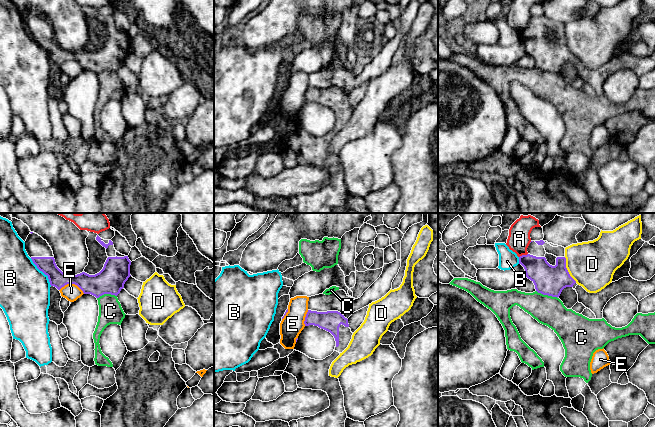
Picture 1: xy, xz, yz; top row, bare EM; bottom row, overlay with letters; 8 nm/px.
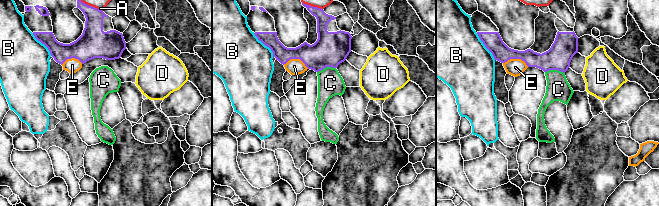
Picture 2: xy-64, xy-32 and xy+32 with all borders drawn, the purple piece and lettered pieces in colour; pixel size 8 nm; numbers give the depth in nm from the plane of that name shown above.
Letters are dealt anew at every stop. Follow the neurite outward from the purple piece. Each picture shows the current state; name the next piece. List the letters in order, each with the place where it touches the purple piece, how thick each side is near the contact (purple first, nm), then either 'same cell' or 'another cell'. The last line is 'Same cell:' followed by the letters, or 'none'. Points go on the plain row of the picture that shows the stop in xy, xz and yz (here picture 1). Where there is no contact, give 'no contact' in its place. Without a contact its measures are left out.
A: meets purple in yz at (523, 31); 220 nm thick on the purple side, 180 nm on the other; another cell
B: meets purple in xy at (42, 47); 140 nm thick on the purple side, 400 nm on the other; another cell
C: meets purple in yz at (547, 70); 240 nm thick on the purple side, 240 nm on the other; another cell
D: meets purple in yz at (567, 46); 240 nm thick on the purple side, 380 nm on the other; another cell
E: meets purple in xy at (72, 59); 180 nm thick on the purple side, 140 nm on the other; another cell
Same cell: none

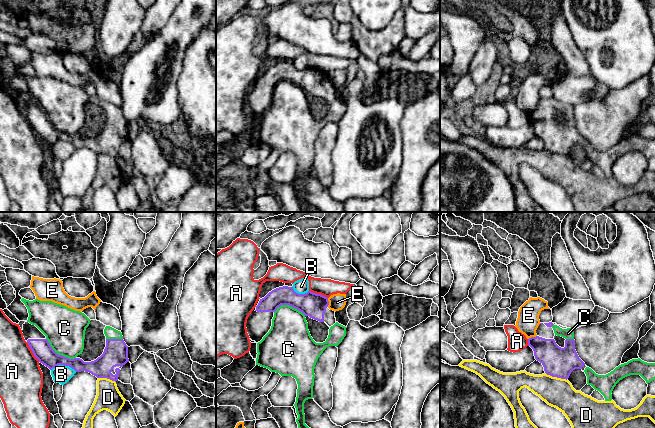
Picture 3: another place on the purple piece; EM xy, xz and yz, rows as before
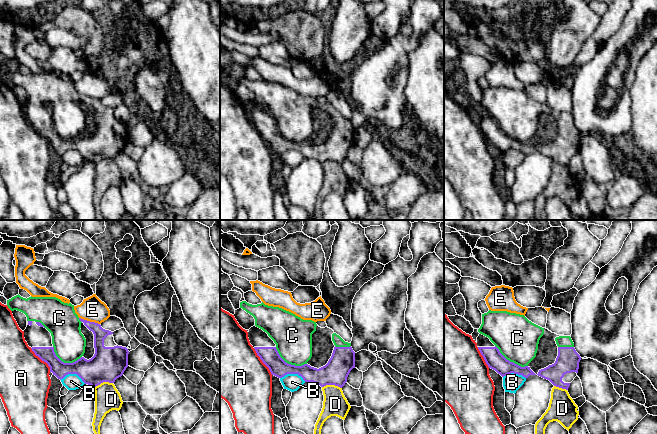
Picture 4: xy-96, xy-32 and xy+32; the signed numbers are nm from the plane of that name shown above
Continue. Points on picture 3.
A: meets purple in xy at (32, 127); 150 nm thick on the purple side, 360 nm on the other; another cell
B: meets purple in xy at (64, 141); 150 nm thick on the purple side, 150 nm on the other; another cell
C: meets purple in xy at (59, 131); 150 nm thick on the purple side, 320 nm on the other; same cell
D: meets purple in yz at (556, 152); 240 nm thick on the purple side, 240 nm on the other; another cell
E: meets purple in xz at (328, 78); 190 nm thick on the purple side, 130 nm on the other; another cell
Same cell: C

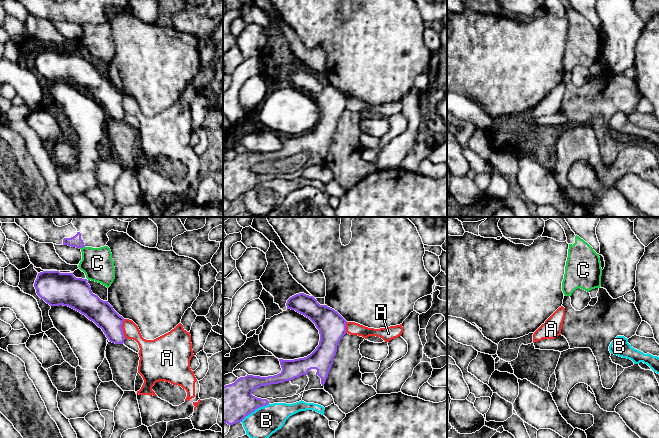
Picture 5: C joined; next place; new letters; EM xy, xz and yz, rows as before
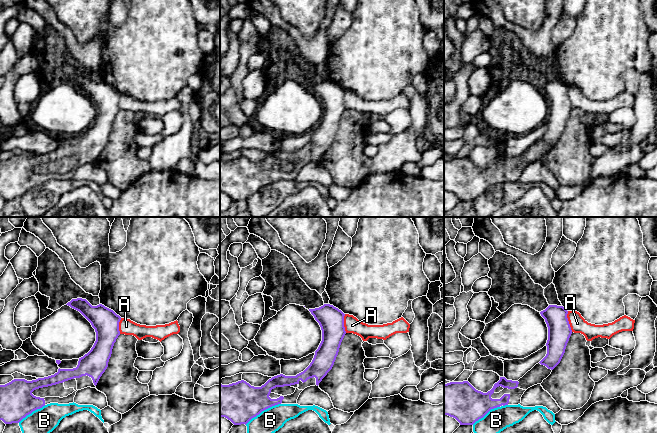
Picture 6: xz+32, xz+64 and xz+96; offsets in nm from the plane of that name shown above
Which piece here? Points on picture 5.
A: meets purple in xy at (122, 105); 190 nm thick on the purple side, 130 nm on the other; another cell
B: meets purple in xz at (254, 186); 320 nm thick on the purple side, 240 nm on the other; another cell
C: meets purple in xy at (82, 23); 90 nm thick on the purple side, 260 nm on the other; another cell
Same cell: none

